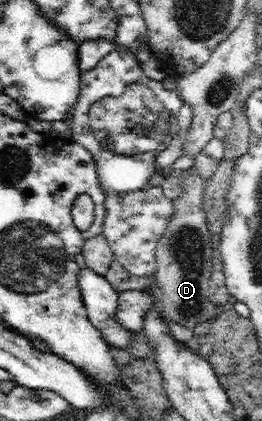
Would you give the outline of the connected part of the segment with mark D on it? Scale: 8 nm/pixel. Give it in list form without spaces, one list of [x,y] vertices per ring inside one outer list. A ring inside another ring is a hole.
[[[194,167],[180,175],[183,180],[183,193],[177,199],[171,200],[173,202],[173,215],[171,215],[157,247],[155,247],[156,270],[153,273],[155,280],[153,287],[158,292],[158,301],[165,319],[176,321],[183,327],[193,330],[197,323],[213,320],[229,306],[215,305],[209,299],[209,277],[211,277],[213,267],[213,249],[211,248],[212,237],[206,222],[206,213],[202,208],[206,181],[199,176]]]

